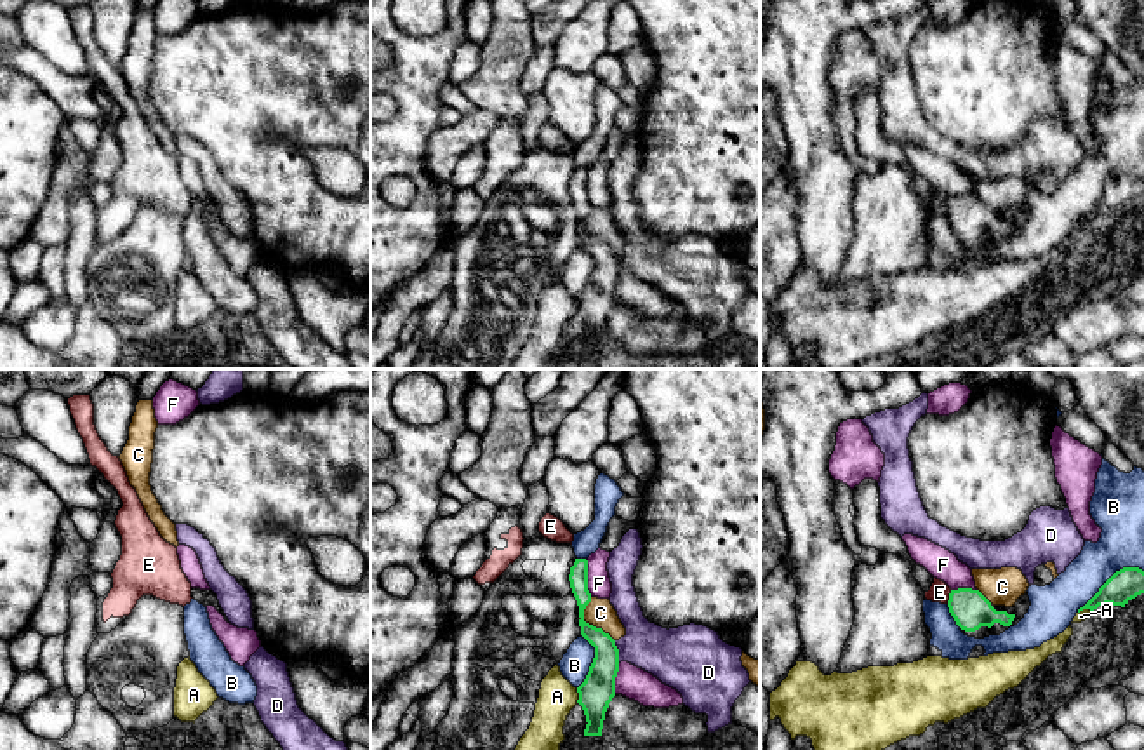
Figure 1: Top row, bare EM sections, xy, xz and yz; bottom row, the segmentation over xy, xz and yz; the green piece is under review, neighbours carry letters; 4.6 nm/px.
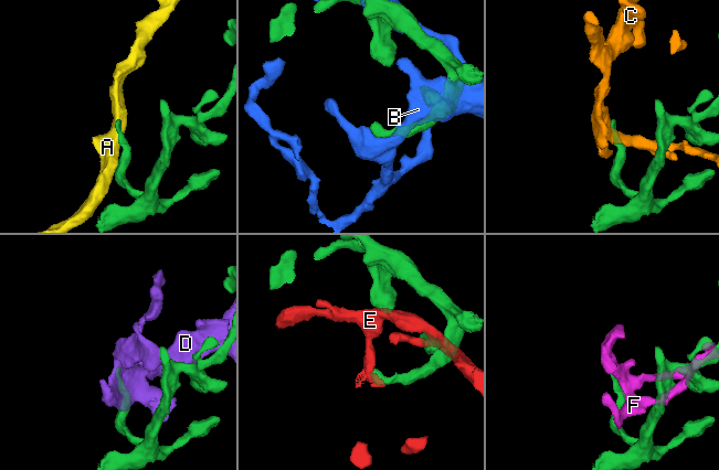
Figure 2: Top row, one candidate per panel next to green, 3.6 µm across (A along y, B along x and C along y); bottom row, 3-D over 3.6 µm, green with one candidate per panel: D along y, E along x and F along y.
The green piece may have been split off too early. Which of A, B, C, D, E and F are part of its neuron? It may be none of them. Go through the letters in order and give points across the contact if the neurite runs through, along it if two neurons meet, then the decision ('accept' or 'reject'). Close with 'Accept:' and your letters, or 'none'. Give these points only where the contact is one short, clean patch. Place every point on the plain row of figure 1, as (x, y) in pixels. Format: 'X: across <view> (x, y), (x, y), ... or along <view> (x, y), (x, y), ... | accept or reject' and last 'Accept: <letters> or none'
A: along xz (576, 298), (578, 312) | reject
B: reject
C: reject
D: along xz (614, 251), (619, 272) | reject
E: along yz (951, 200), (946, 213) | reject
F: reject
Accept: none

